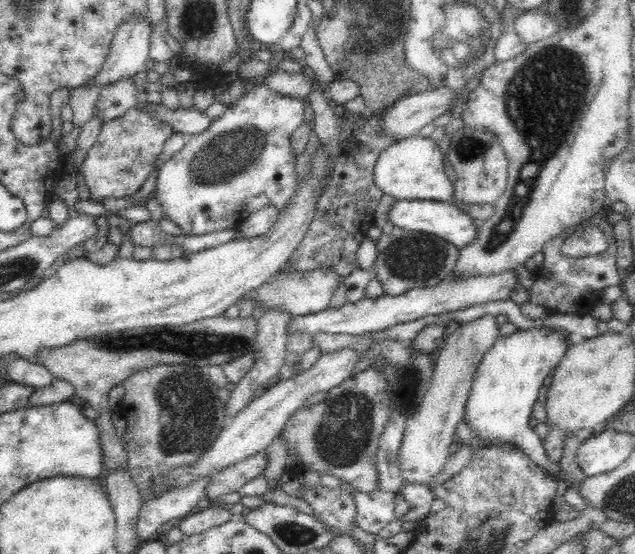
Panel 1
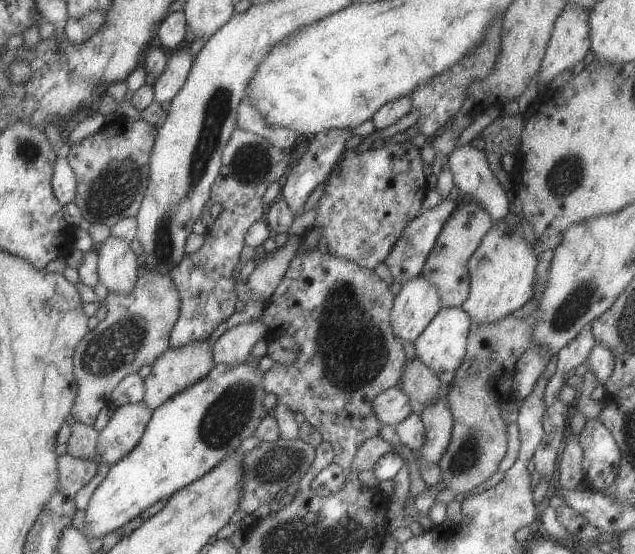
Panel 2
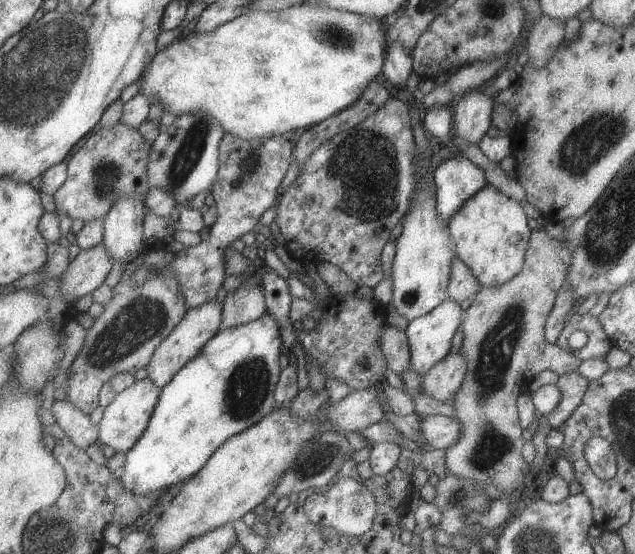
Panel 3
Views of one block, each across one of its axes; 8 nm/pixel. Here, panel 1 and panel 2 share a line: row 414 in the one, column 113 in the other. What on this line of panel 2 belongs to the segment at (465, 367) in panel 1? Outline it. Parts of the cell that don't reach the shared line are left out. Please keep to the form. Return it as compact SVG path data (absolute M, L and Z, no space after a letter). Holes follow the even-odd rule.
M142 401L123 404L113 411L96 441L97 454L110 466L137 445L152 414Z

